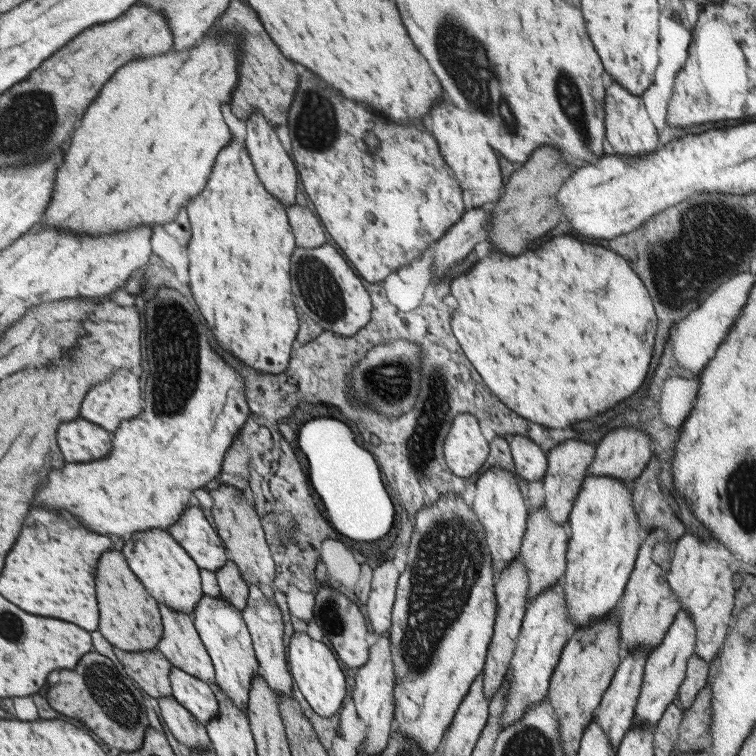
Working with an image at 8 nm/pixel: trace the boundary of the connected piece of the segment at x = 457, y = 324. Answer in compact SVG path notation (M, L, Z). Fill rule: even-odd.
M571 233L559 236L559 238L555 236L553 240L541 244L537 250L531 250L531 252L525 252L519 256L507 256L505 253L501 254L501 252L493 250L481 262L473 264L473 268L467 274L461 274L451 280L453 296L459 302L459 306L453 314L453 334L457 334L457 342L461 342L461 350L465 350L465 354L469 354L469 362L473 362L473 366L477 366L477 372L485 378L485 384L489 386L489 390L493 390L493 394L505 404L508 410L513 411L520 418L545 428L564 429L587 416L593 416L595 412L603 412L603 410L611 408L613 404L621 402L623 398L631 396L647 376L649 358L651 358L651 350L653 350L653 336L655 336L655 314L653 314L649 294L643 288L643 282L629 268L629 264L621 256L617 256L615 252L611 252L607 248L583 244L571 236ZM473 318L481 318L477 322L477 326L473 324ZM483 322L489 324L487 330L483 330Z

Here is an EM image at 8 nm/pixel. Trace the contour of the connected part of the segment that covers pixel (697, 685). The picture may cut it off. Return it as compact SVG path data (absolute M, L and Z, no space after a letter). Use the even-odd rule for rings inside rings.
M692 655L687 664L687 677L684 678L683 684L680 685L676 698L681 704L681 708L689 708L696 698L696 694L701 689L706 688L711 671L711 663L705 662L704 659L697 655Z

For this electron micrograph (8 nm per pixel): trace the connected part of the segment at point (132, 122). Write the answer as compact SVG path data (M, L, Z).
M223 31L219 32L219 38L215 38L211 34L205 34L197 43L197 47L193 47L193 50L188 49L187 52L171 50L163 56L161 54L153 57L145 56L129 62L127 66L123 66L109 80L109 84L101 92L101 98L97 98L97 102L93 102L93 106L89 108L89 114L85 114L85 118L81 120L81 126L77 128L77 134L73 134L71 148L65 154L65 164L57 172L57 190L53 194L53 206L48 206L49 212L44 214L43 222L38 224L35 229L40 230L42 227L49 226L73 230L75 234L97 236L97 234L113 234L117 230L129 230L129 228L141 226L141 224L147 224L147 226L159 224L163 226L167 222L171 222L176 214L184 208L186 202L203 190L217 153L229 144L229 130L227 130L219 110L221 110L221 104L229 102L239 78L239 72L238 69L235 70L235 66L239 64L237 56L240 52L237 49L235 40L239 42L238 38L235 38L232 34L225 34Z

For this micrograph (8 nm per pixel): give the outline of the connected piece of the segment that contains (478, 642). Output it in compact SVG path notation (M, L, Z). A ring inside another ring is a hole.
M441 494L434 503L417 511L416 524L417 530L413 530L413 538L408 540L405 570L397 579L388 635L389 646L393 646L393 666L397 666L398 731L406 734L429 755L435 753L469 685L484 667L496 617L497 572L480 519L472 507L465 504L461 495Z

